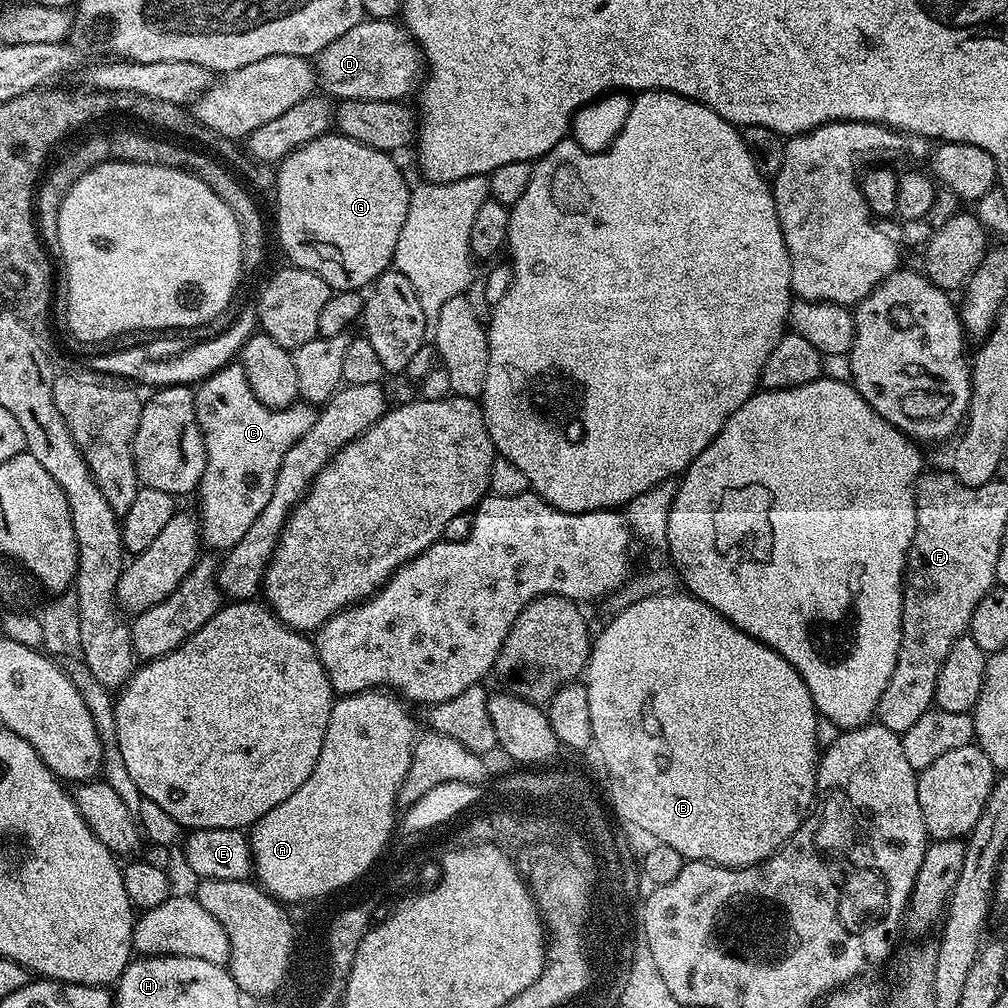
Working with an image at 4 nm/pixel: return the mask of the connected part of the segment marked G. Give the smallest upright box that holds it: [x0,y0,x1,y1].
[274,134,410,292]

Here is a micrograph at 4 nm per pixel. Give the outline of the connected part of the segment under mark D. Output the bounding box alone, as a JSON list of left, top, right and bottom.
[314,18,422,101]

